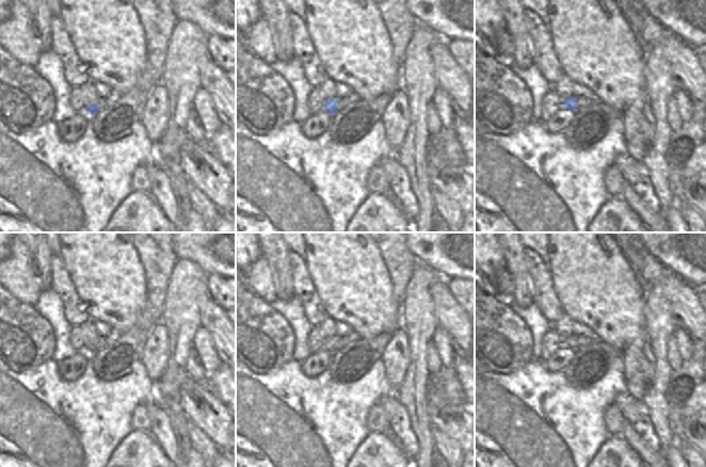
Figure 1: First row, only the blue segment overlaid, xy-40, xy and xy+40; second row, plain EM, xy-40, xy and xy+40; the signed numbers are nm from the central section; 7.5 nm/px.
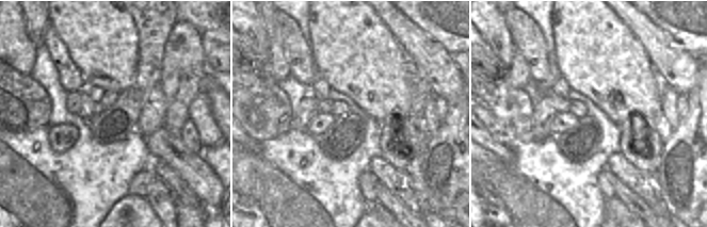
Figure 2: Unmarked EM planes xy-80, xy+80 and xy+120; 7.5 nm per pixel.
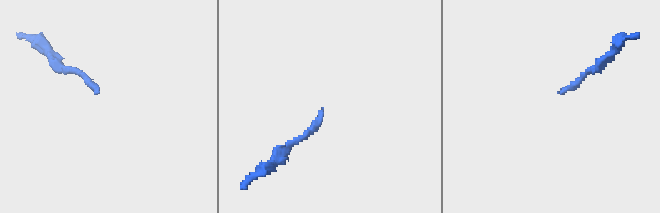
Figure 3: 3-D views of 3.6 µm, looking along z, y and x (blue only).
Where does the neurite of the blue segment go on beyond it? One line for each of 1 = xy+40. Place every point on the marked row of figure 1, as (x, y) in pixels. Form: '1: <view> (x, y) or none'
1: none

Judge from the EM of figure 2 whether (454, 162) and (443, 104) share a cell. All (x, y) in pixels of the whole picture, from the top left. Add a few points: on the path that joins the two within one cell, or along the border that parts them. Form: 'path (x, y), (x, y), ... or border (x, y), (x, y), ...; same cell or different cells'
border (449, 102), (447, 115), (440, 122); different cells

